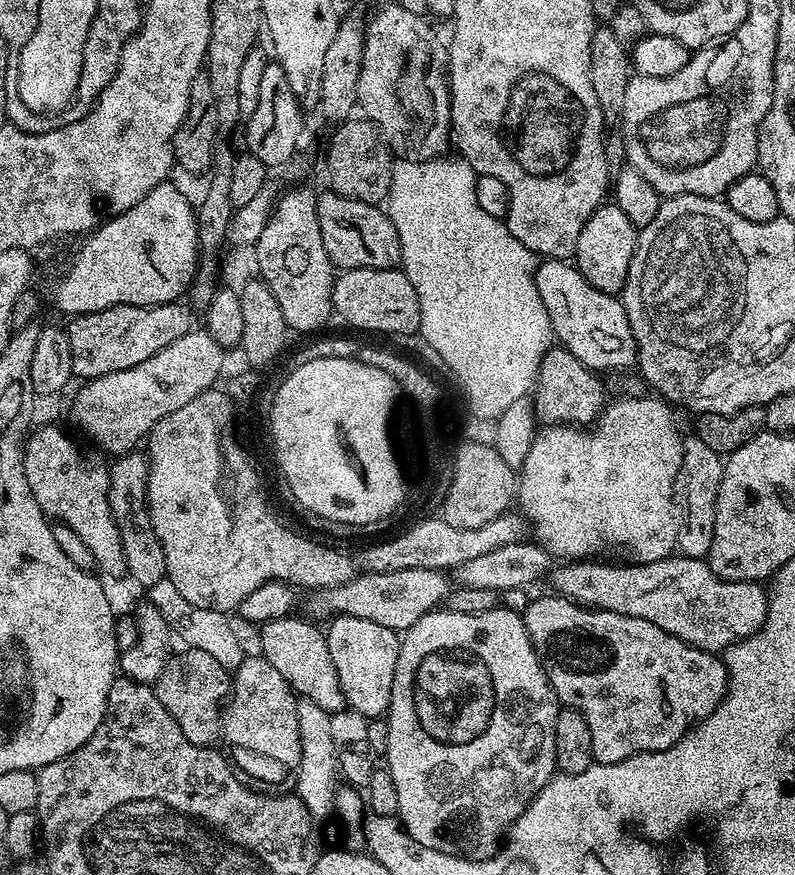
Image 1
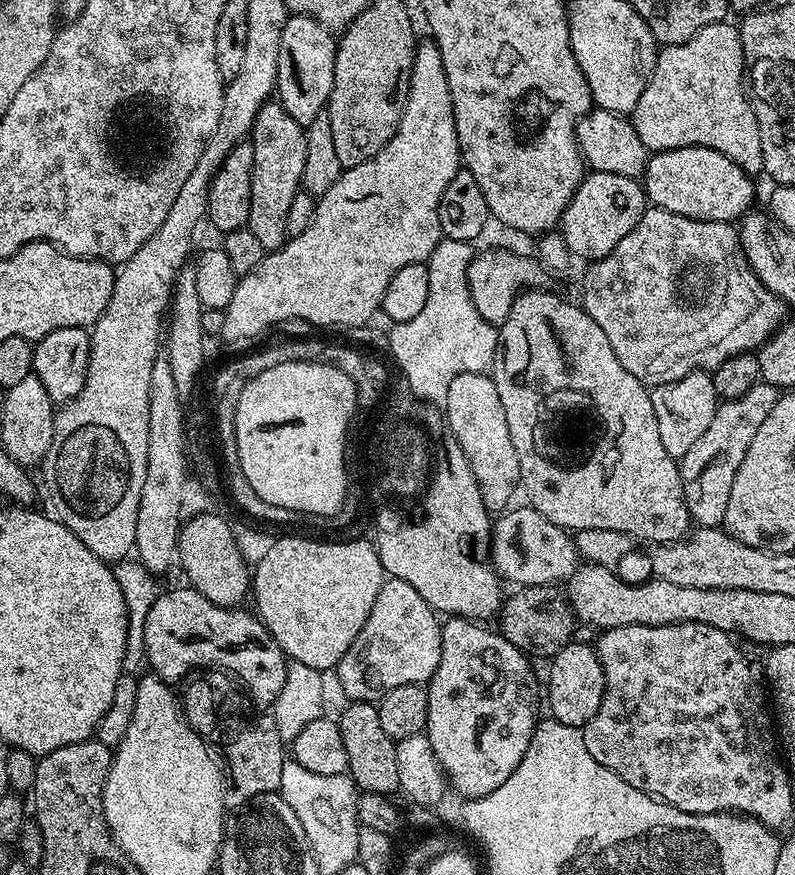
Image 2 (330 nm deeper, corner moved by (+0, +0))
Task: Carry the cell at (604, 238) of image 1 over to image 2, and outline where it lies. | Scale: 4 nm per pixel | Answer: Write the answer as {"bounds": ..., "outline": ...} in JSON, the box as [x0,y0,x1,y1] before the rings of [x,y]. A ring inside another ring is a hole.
{"bounds":[558,171,646,262],"outline":[[[589,171],[574,198],[570,198],[558,228],[573,257],[580,259],[581,256],[584,262],[595,262],[608,256],[610,250],[614,250],[614,246],[634,230],[634,226],[638,226],[645,207],[646,197],[639,179]]]}

